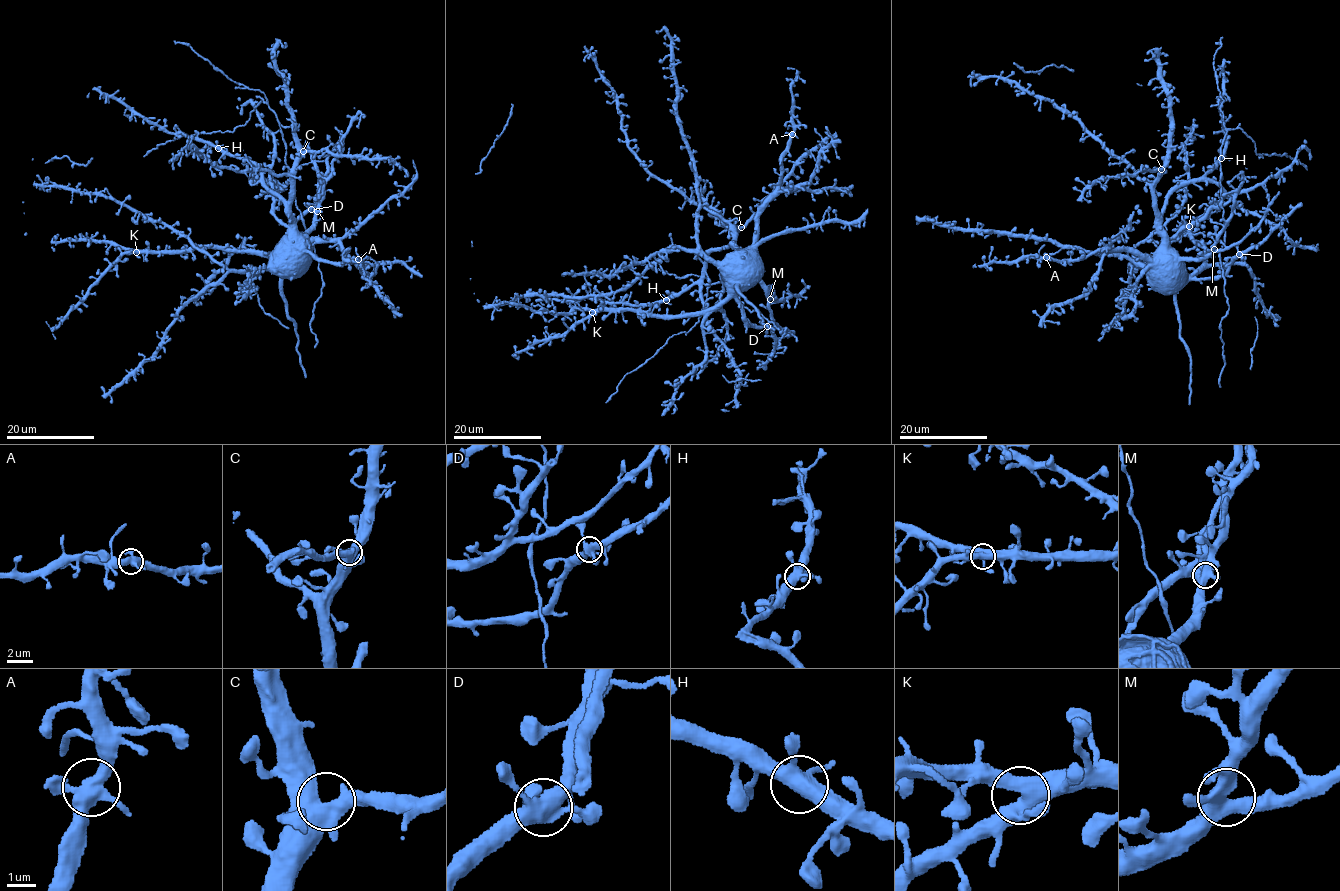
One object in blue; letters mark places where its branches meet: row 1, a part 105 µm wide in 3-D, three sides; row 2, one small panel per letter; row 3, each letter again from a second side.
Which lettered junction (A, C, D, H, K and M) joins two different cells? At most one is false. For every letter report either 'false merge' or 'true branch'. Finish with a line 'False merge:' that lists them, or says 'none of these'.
A: true branch
C: true branch
D: true branch
H: true branch
K: true branch
M: true branch
False merge: none of these

